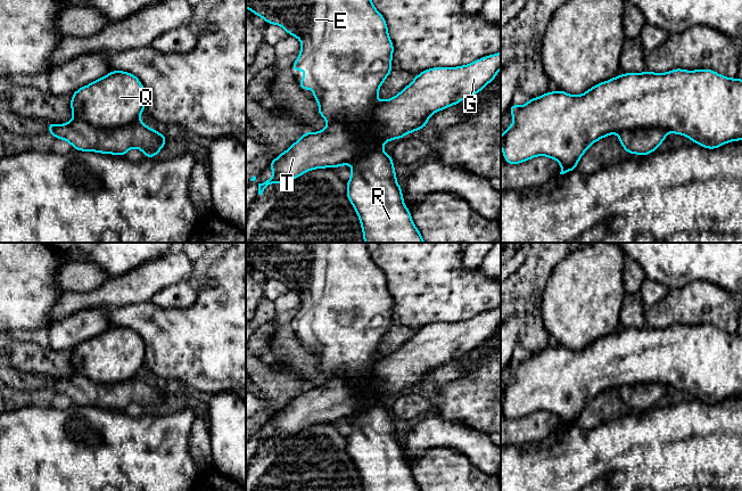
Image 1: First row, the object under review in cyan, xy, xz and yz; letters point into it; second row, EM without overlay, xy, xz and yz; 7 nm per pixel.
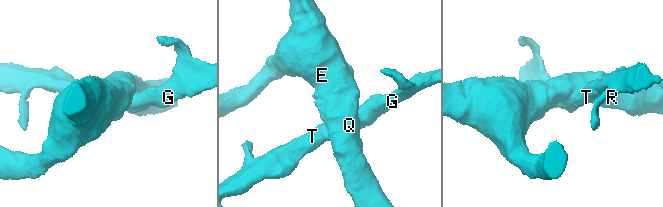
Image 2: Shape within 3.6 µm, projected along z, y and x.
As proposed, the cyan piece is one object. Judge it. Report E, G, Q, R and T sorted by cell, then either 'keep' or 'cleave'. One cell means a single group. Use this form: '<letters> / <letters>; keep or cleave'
E Q R / G T; cleave

